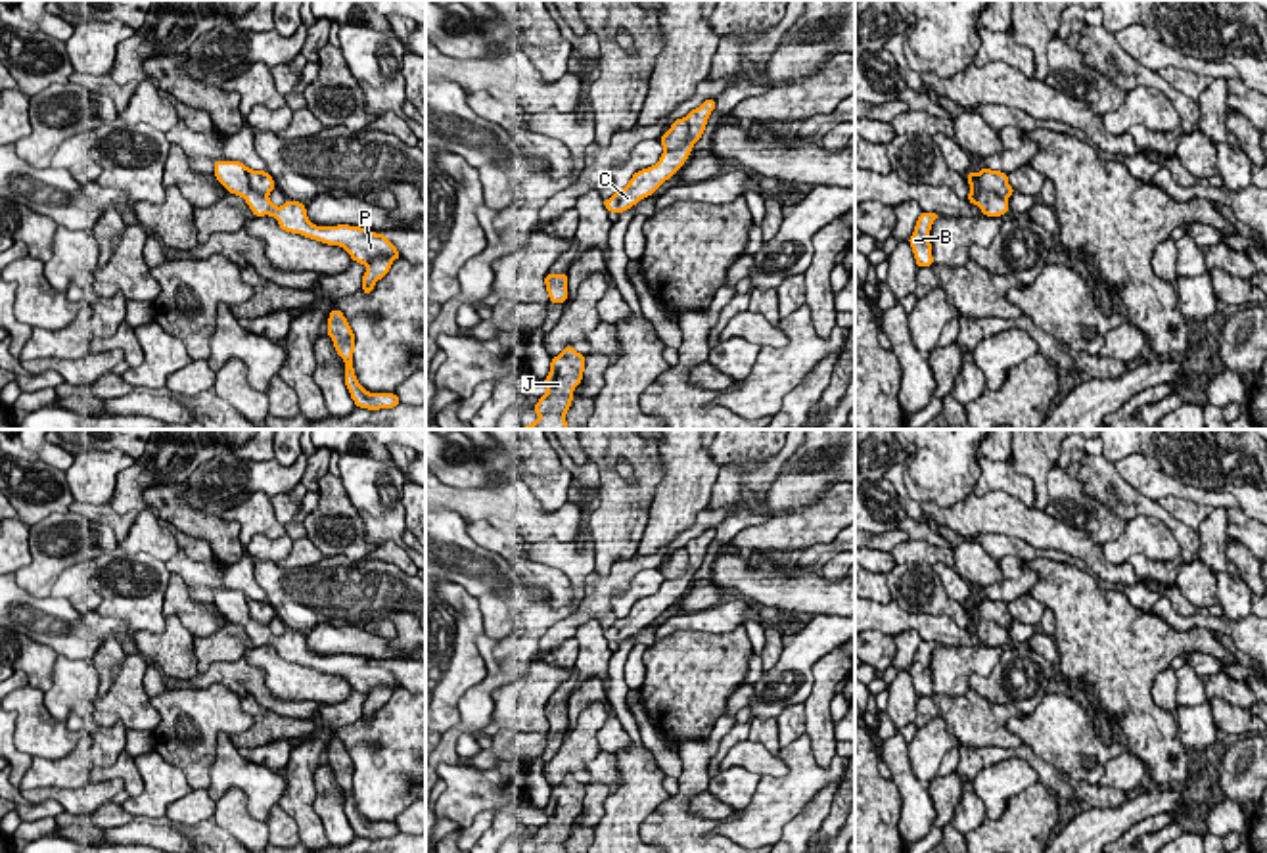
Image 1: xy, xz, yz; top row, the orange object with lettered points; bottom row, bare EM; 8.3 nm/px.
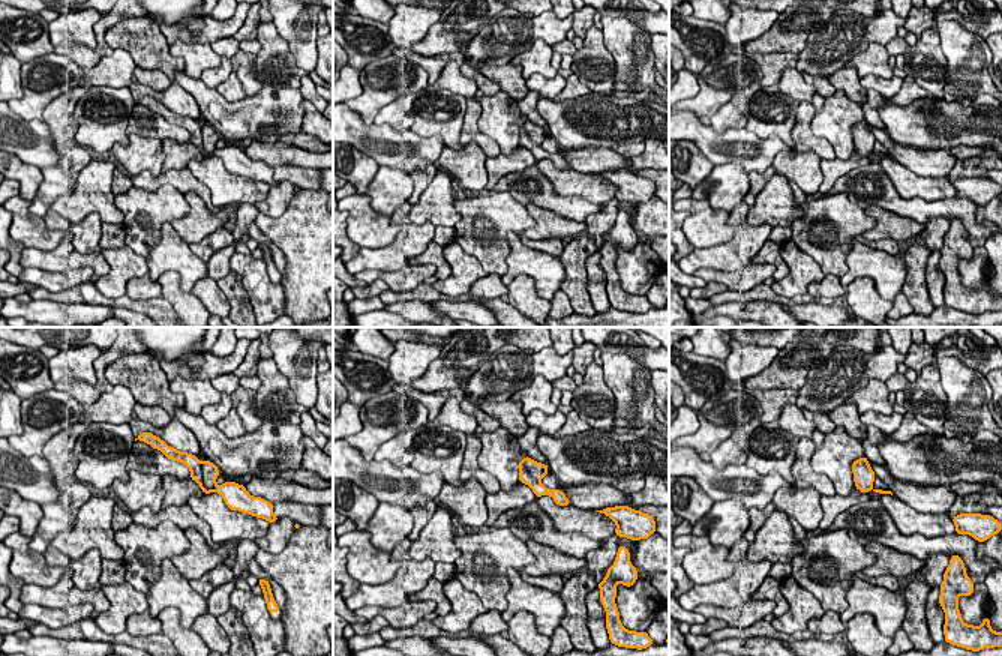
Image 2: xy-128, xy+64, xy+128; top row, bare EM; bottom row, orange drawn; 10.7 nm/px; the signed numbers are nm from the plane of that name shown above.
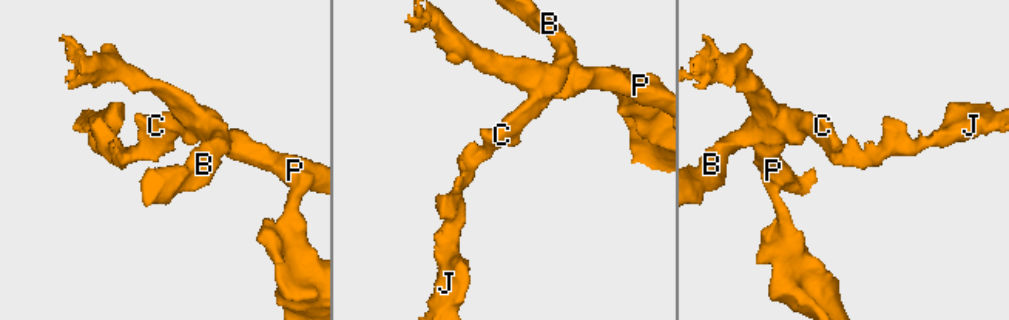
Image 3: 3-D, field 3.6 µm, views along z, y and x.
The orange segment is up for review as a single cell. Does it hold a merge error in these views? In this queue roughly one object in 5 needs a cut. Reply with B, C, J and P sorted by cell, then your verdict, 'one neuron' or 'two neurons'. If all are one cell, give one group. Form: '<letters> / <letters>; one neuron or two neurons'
B C J / P; two neurons

